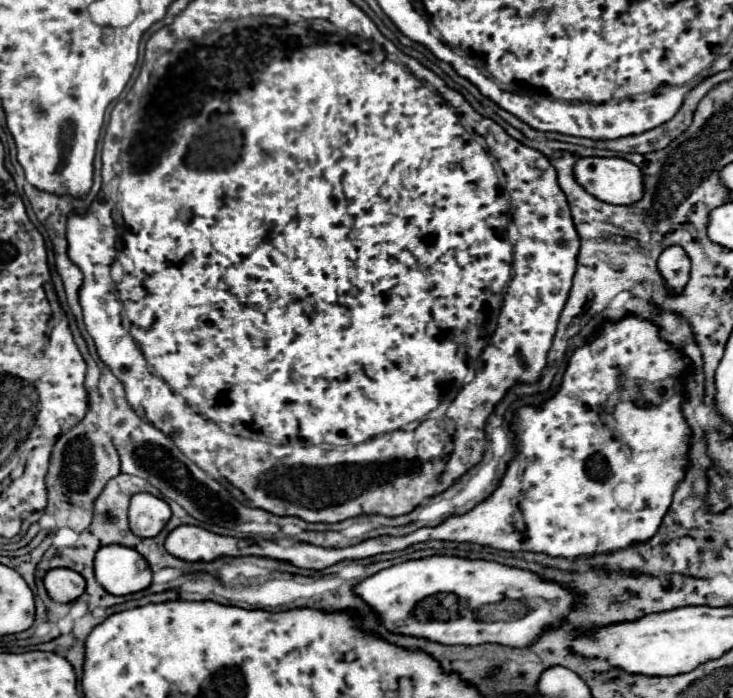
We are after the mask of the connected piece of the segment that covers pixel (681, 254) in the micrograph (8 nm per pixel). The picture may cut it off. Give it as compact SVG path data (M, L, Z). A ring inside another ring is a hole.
M680 246L666 248L658 258L658 272L672 294L680 294L688 282L690 260Z

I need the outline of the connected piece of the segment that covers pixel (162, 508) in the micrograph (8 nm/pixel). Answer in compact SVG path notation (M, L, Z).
M134 494L130 500L130 530L140 538L154 538L168 524L170 506L152 494Z

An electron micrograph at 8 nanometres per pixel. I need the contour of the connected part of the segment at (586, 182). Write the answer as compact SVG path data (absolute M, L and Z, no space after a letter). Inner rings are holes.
M578 158L574 178L606 204L634 204L642 198L642 172L624 158Z

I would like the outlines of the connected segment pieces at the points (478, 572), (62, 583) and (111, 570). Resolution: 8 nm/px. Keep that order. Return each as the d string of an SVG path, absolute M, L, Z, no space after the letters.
M430 556L422 560L408 560L368 576L352 590L378 614L386 630L404 636L426 638L440 644L506 642L506 646L526 646L526 642L530 642L530 638L534 638L538 630L544 630L546 626L558 626L560 620L570 612L570 606L574 602L574 594L554 582L540 580L528 570L454 556Z
M54 568L46 574L44 578L44 586L48 590L48 596L54 602L74 602L76 598L80 598L84 594L86 582L84 578L68 568Z
M104 546L94 560L98 582L114 596L140 592L152 584L148 562L126 546Z

